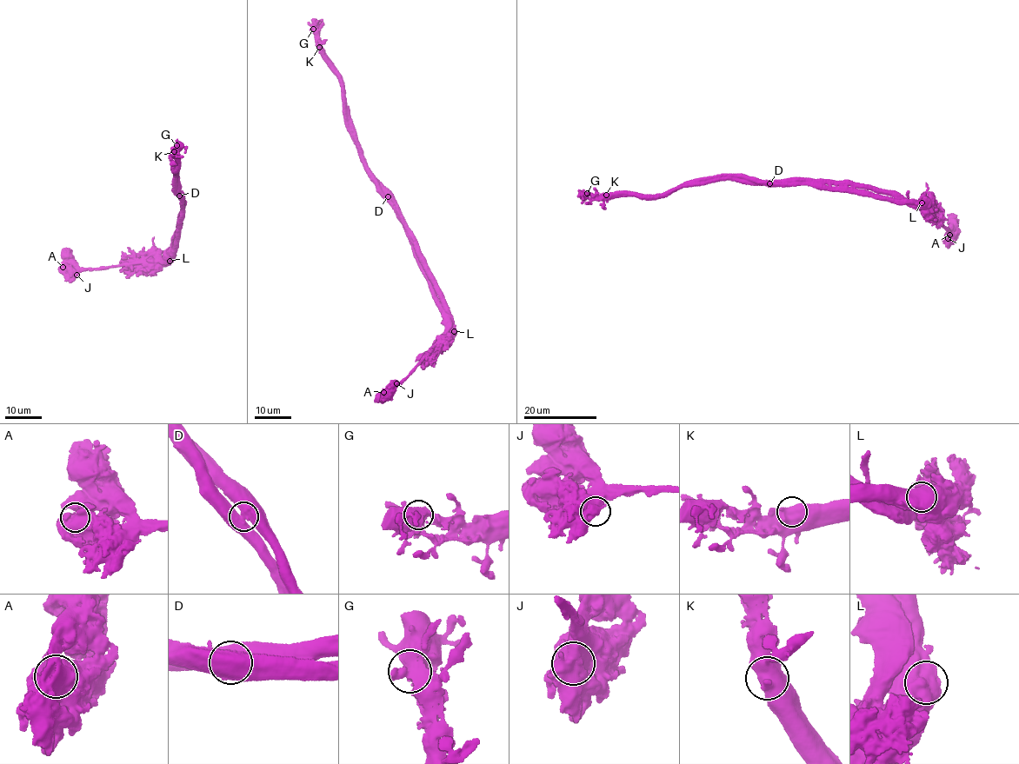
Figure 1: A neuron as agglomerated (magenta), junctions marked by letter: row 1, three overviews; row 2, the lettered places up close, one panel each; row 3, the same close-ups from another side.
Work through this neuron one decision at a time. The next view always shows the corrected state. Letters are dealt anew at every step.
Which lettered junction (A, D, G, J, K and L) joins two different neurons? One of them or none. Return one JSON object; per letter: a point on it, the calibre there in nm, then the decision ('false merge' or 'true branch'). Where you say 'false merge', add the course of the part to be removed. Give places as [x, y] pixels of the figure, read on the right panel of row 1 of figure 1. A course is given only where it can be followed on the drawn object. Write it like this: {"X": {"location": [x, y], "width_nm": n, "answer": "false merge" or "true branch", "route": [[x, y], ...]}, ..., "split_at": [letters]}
{"A": {"location": [949, 235], "width_nm": 1000, "answer": "true branch"}, "D": {"location": [769, 183], "width_nm": 1050, "answer": "false merge", "route": [[770, 183], [845, 182], [910, 201], [934, 213], [944, 211]]}, "G": {"location": [587, 193], "width_nm": 750, "answer": "true branch"}, "J": {"location": [948, 238], "width_nm": 1050, "answer": "true branch"}, "K": {"location": [606, 195], "width_nm": 800, "answer": "true branch"}, "L": {"location": [922, 202], "width_nm": 900, "answer": "true branch"}, "split_at": ["D"]}

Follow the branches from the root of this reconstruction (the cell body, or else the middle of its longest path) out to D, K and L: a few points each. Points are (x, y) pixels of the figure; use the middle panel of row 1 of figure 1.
D: (406, 223), (400, 209), (388, 196)
K: (406, 223), (368, 167), (348, 111), (339, 74), (319, 47)
L: (406, 223), (420, 262), (441, 298), (444, 319), (454, 331)

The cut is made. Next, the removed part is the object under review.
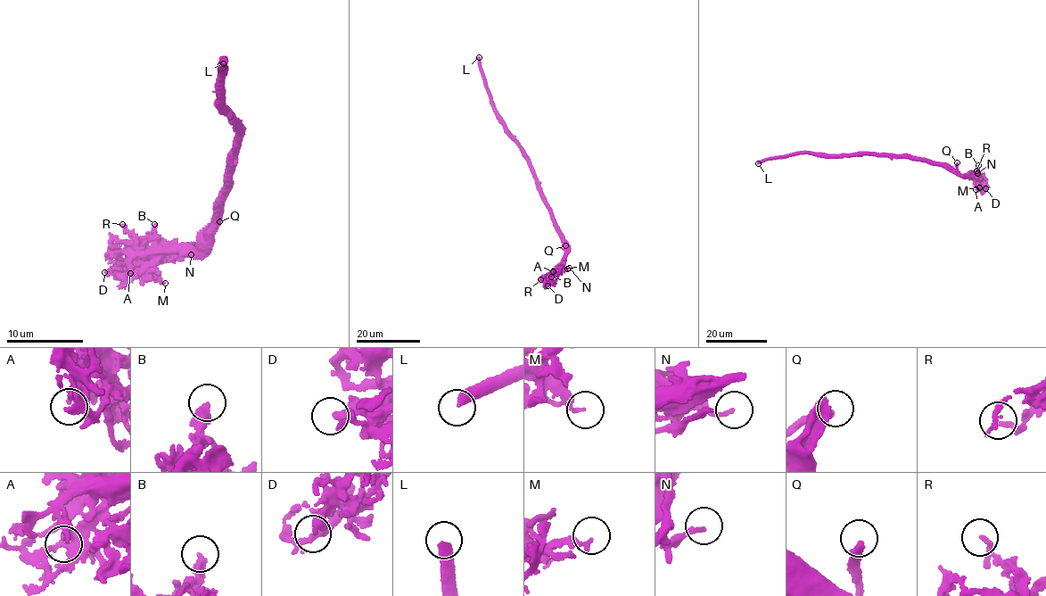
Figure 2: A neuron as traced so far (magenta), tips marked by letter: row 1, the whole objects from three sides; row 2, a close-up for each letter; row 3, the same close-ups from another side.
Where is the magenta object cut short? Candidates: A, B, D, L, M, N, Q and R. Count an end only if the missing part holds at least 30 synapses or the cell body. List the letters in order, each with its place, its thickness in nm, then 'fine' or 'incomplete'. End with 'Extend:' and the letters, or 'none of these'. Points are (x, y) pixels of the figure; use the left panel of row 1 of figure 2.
A: place (130, 273); calibre 160 nm; fine
B: place (154, 224); calibre 360 nm; fine
D: place (104, 272); calibre 400 nm; fine
L: place (223, 63); calibre 440 nm; fine
M: place (165, 283); calibre 190 nm; fine
N: place (191, 254); calibre 160 nm; fine
Q: place (219, 221); calibre 360 nm; incomplete
R: place (122, 224); calibre 120 nm; fine
Extend: Q

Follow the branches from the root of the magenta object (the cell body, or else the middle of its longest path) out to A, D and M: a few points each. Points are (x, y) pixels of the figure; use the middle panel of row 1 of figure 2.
A: (536, 177), (538, 190), (563, 241), (564, 260), (553, 271)
D: (536, 177), (538, 190), (549, 211), (554, 226), (562, 235), (564, 251), (564, 260), (547, 285)
M: (536, 177), (538, 190), (549, 211), (554, 226), (562, 235), (564, 260), (559, 268), (567, 269)

